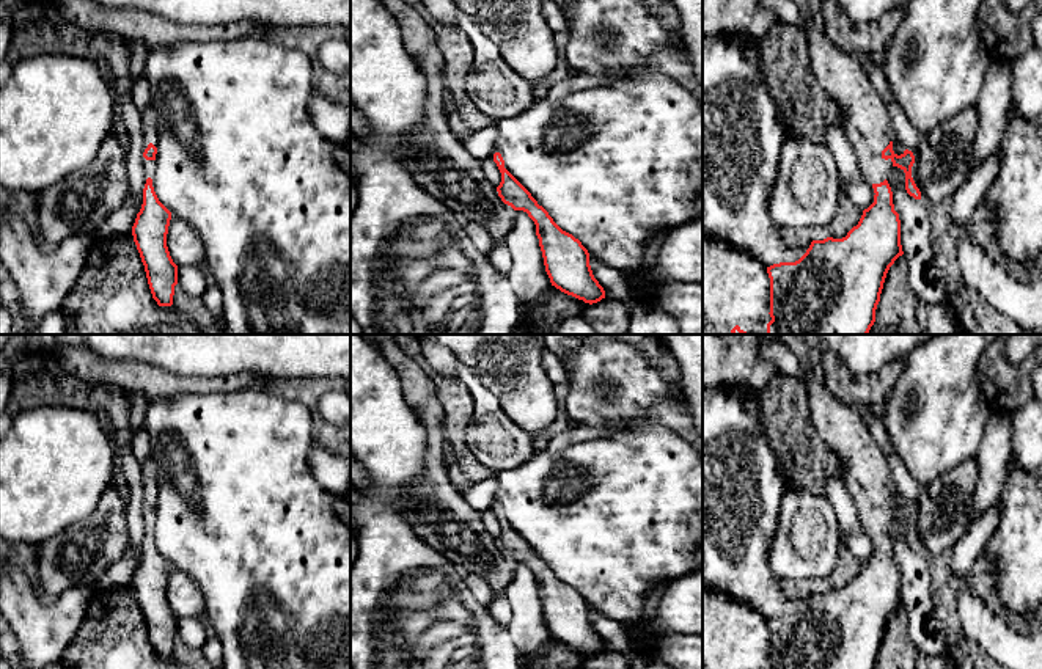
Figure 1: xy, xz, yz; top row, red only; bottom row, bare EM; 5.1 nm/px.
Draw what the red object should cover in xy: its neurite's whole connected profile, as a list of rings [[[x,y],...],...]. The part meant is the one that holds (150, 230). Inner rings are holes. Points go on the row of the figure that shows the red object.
[[[148,105],[140,113],[140,118],[146,184],[143,188],[143,204],[132,226],[132,236],[145,265],[152,298],[159,306],[171,306],[174,286],[178,284],[178,265],[173,262],[167,247],[171,212],[159,201],[152,184],[159,141],[159,115],[152,105]]]

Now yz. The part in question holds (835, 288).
[[[809,0],[792,2],[805,20],[811,72],[839,105],[841,129],[875,195],[846,237],[813,240],[798,261],[767,267],[772,317],[767,334],[868,334],[886,273],[904,254],[886,176],[893,166],[901,168],[907,193],[921,199],[912,177],[915,155],[908,149],[901,155],[893,151],[899,138],[855,55],[838,49],[816,25]]]

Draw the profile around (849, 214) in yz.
[[[839,195],[839,217],[838,217],[838,221],[833,223],[830,229],[798,231],[794,228],[783,228],[781,234],[786,239],[797,239],[797,237],[805,236],[811,240],[824,240],[824,239],[831,237],[835,234],[847,234],[853,226],[858,225],[861,215],[863,215],[863,210],[860,210],[846,196]]]

